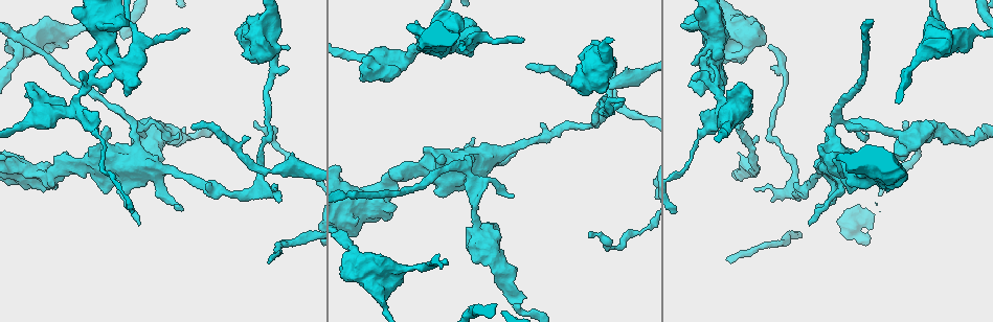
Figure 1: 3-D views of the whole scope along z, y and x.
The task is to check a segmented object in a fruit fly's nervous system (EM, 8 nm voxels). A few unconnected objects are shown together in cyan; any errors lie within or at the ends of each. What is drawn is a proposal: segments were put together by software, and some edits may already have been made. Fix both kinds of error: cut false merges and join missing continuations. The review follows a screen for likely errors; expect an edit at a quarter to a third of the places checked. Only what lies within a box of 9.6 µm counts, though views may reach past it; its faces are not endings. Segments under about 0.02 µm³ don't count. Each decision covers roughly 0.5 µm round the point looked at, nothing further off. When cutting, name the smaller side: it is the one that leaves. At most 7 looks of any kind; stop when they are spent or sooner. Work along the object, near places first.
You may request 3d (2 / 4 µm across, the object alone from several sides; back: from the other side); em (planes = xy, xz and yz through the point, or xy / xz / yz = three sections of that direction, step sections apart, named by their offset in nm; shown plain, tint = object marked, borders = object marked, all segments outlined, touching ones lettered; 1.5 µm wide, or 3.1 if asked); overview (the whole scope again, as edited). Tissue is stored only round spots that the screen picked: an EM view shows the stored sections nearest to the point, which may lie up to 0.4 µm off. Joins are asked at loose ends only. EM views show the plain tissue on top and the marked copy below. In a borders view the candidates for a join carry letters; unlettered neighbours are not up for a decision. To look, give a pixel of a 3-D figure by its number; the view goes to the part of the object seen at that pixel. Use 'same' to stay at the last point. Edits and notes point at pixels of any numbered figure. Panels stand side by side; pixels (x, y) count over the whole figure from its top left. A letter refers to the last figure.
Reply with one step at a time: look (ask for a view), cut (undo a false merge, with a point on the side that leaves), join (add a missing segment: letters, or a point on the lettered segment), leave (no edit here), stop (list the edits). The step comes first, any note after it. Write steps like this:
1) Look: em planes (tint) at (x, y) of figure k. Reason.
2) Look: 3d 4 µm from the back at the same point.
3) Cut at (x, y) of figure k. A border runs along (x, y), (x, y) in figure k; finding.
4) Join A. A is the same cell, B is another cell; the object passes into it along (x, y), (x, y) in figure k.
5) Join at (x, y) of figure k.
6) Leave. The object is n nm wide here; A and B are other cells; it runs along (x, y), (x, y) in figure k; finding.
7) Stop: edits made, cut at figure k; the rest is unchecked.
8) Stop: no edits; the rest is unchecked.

Look: 3d 4 µm from the back at (809, 224) of figure 1. Tapers out.

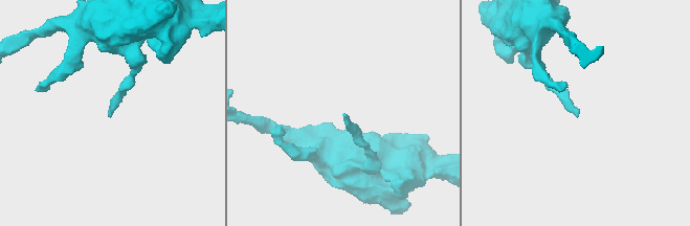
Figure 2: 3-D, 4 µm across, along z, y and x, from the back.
Look: em yz step 4 (borders) at (344, 115) of figure 2.

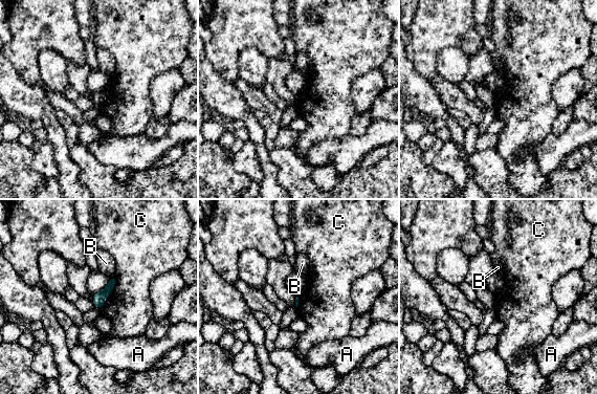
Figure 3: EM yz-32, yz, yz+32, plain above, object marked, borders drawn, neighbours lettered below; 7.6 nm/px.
Look: em planes (borders) at the same point.

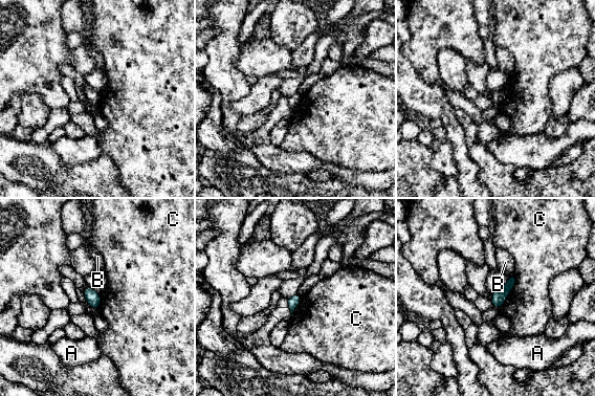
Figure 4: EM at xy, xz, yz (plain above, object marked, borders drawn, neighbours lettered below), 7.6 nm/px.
Leave. The longest contact is with C, 320 nm; A, B and C are other cells; a border runs along (514, 272), (514, 285), (498, 309) in figure 4; none of them fits.

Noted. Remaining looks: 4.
Look: 3d 4 µm from the back at (267, 261) of figure 1. An open end.

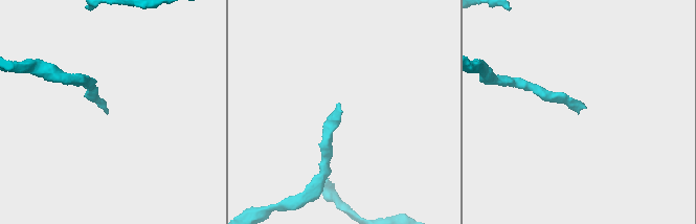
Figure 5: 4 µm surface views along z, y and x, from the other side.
Look: em xy step 8 (borders) at (340, 104) of figure 5. Now the EM.

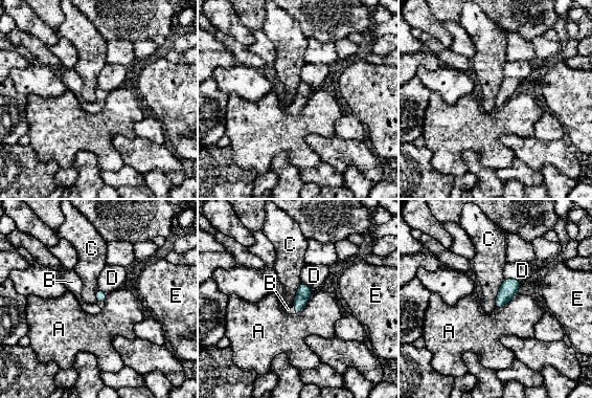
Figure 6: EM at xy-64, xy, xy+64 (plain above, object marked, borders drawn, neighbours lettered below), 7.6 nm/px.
Join B. B is the same cell, A, C, D and E are other cells; the object passes into it along (303, 292), (295, 310), (288, 309) in figure 6; the neuron continues.

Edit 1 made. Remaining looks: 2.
Stop: edits made, join at figure 6; the rest is unchecked.

